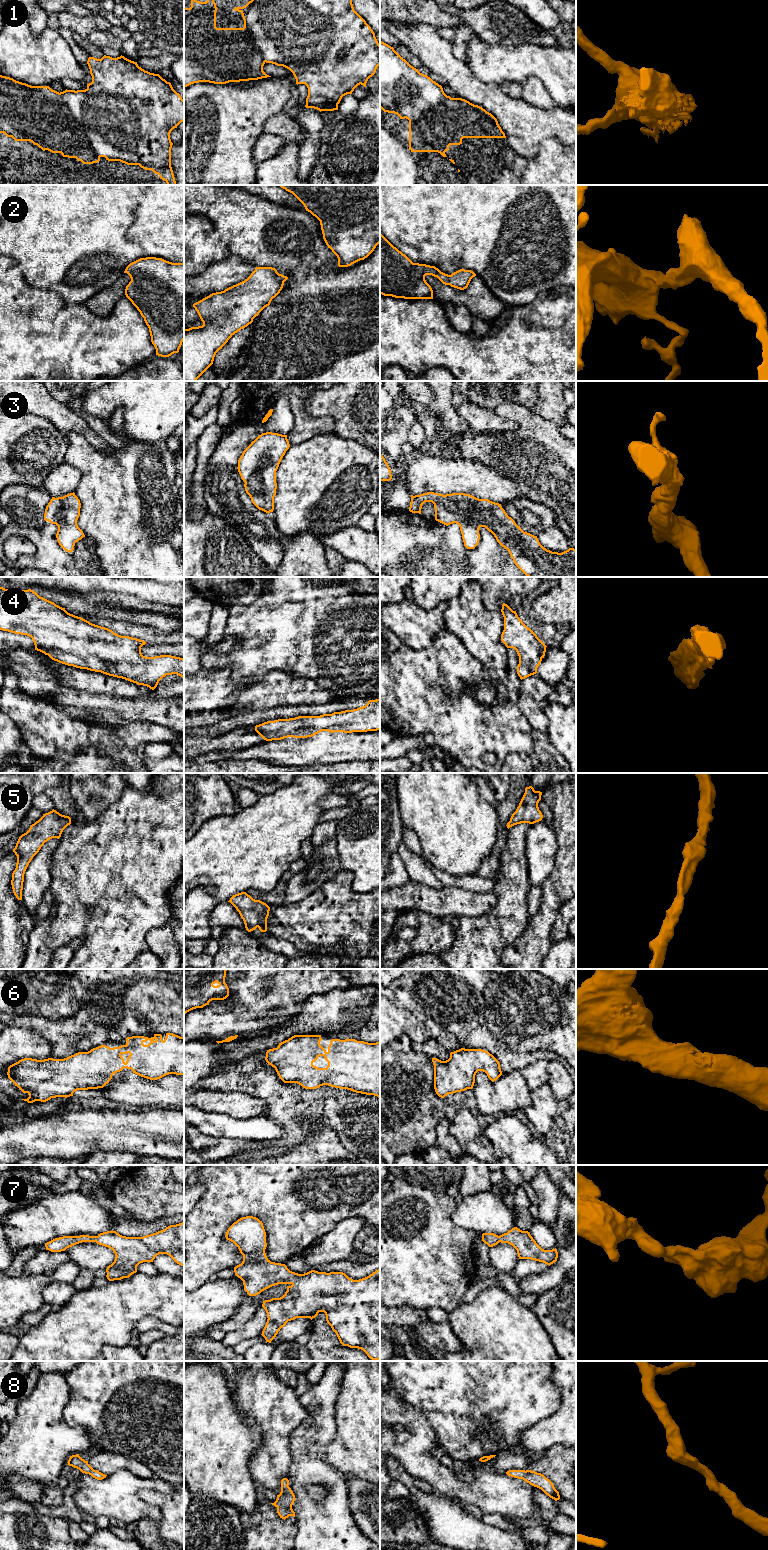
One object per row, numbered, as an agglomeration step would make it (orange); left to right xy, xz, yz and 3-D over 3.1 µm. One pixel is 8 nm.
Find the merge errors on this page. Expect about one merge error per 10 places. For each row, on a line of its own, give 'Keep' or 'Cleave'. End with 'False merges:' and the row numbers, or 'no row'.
1: Cleave
2: Keep
3: Keep
4: Keep
5: Keep
6: Keep
7: Keep
8: Keep
False merges: 1

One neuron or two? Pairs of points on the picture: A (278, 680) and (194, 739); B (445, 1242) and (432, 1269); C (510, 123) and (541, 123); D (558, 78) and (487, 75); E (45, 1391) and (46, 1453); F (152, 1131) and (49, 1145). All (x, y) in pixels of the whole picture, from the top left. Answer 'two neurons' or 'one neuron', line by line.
A: two neurons
B: one neuron
C: one neuron
D: one neuron
E: one neuron
F: one neuron

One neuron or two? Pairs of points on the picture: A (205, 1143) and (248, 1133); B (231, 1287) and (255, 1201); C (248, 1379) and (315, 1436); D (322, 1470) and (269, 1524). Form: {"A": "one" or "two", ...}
{"A": "two", "B": "two", "C": "two", "D": "two"}

